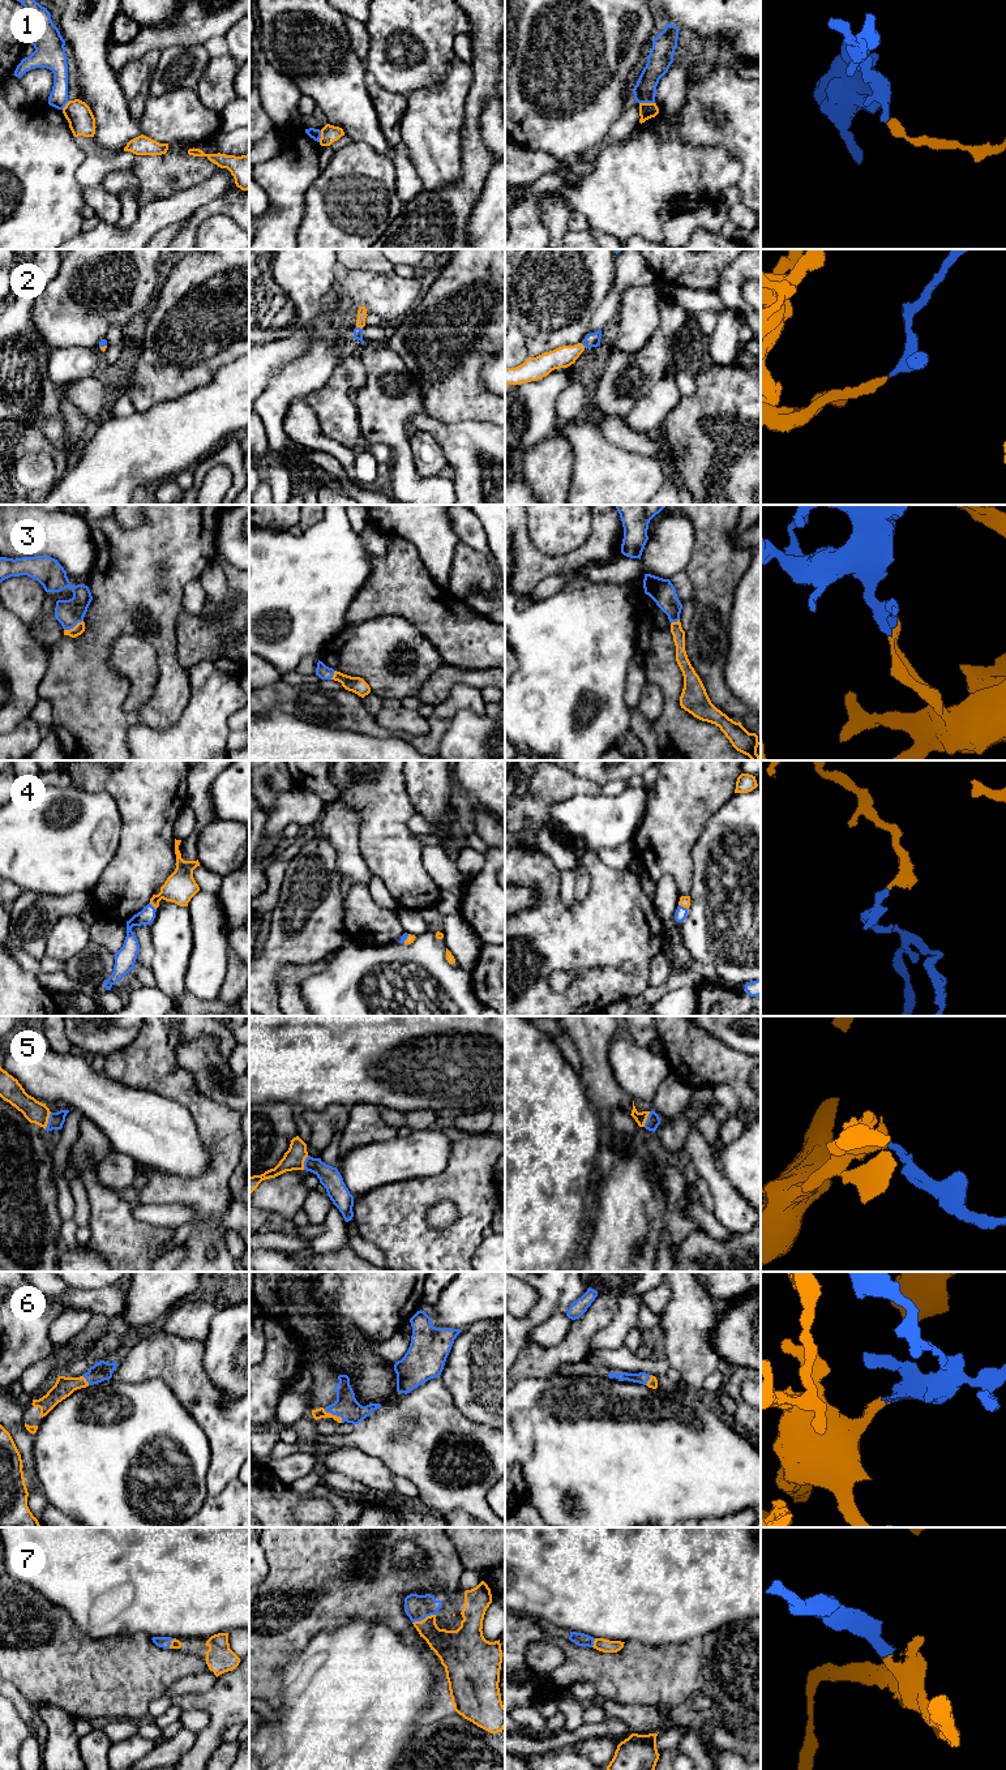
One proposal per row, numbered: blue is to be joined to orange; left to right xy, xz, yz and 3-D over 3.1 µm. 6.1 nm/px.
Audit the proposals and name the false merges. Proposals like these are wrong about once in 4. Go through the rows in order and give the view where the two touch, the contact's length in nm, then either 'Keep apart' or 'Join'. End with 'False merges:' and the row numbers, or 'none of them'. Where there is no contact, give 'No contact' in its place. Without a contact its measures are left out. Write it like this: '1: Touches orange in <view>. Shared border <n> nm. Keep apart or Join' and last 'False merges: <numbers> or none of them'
1: Touches orange in yz. Shared border 100 nm. Keep apart
2: Touches orange in xz. Shared border 40 nm. Join
3: Touches orange in xy. Shared border 140 nm. Join
4: Touches orange in yz. Shared border 70 nm. Join
5: Touches orange in xy. Shared border 110 nm. Join
6: Touches orange in xz. Shared border 150 nm. Join
7: Touches orange in xz. Shared border 160 nm. Join
False merges: 1

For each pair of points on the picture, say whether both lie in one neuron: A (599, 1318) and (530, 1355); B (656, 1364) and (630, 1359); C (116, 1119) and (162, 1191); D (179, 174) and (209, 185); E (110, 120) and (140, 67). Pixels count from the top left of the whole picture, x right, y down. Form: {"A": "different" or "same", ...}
{"A": "same", "B": "same", "C": "different", "D": "different", "E": "different"}

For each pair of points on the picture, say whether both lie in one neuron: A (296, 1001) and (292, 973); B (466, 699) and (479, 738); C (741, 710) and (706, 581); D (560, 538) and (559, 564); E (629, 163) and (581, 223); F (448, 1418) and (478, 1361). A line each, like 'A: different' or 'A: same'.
A: same
B: different
C: same
D: different
E: different
F: different

